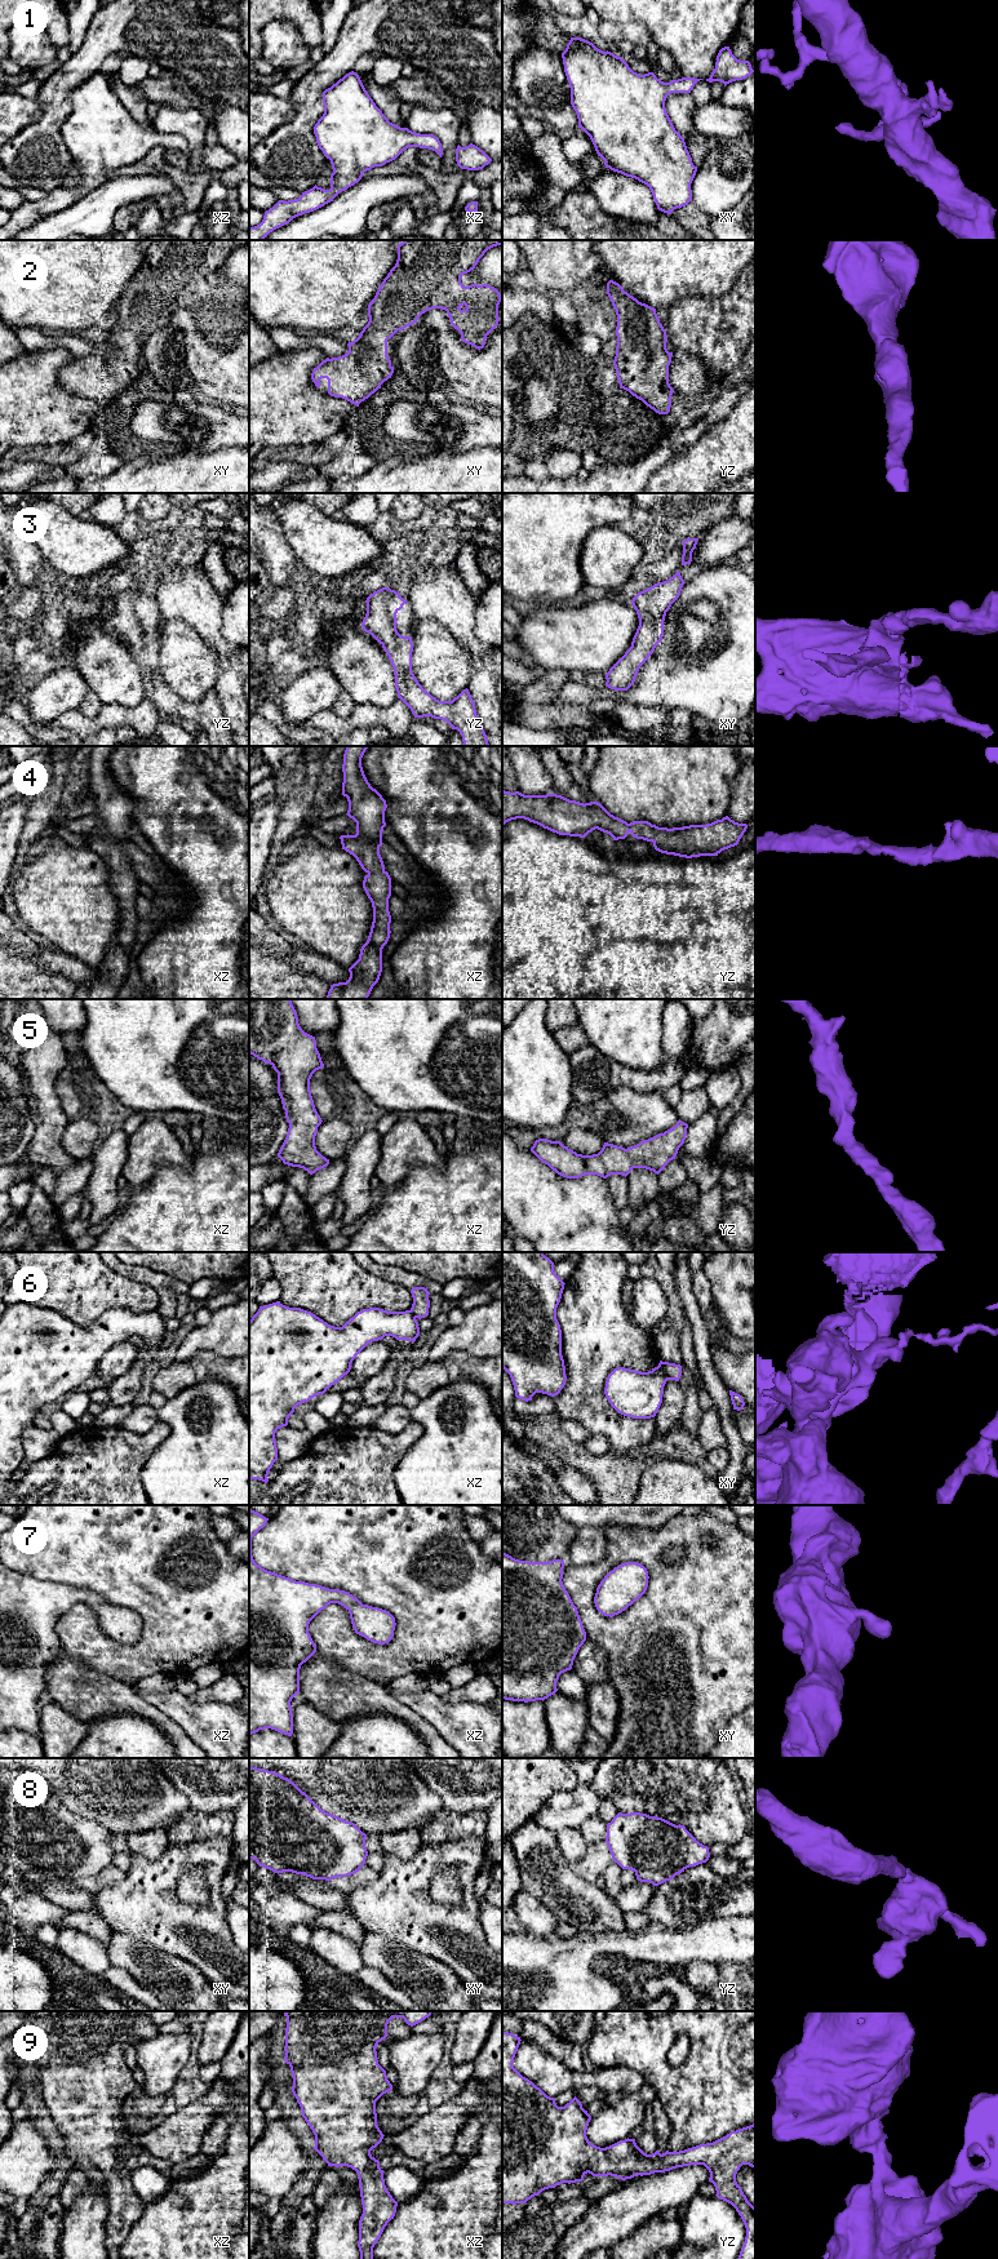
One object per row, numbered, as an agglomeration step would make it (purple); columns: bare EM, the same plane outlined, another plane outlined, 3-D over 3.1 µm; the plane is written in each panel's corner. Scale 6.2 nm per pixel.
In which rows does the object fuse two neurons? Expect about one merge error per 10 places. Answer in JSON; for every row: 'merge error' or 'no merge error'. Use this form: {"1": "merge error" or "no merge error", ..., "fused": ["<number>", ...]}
{"1": "no merge error", "2": "no merge error", "3": "no merge error", "4": "no merge error", "5": "no merge error", "6": "merge error", "7": "no merge error", "8": "no merge error", "9": "no merge error", "fused": ["6"]}

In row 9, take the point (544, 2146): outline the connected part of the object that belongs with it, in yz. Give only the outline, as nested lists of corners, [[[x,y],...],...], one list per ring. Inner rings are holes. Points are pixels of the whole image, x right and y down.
[[[502,2032],[502,2203],[525,2203],[542,2191],[562,2183],[582,2182],[589,2173],[593,2176],[616,2176],[621,2180],[636,2175],[665,2173],[677,2167],[704,2165],[717,2191],[717,2197],[731,2203],[741,2216],[746,2237],[738,2259],[755,2259],[755,2207],[748,2201],[736,2182],[742,2165],[755,2169],[755,2123],[731,2131],[726,2136],[679,2152],[652,2154],[644,2153],[635,2139],[620,2140],[600,2148],[591,2144],[586,2130],[591,2116],[575,2096],[564,2107],[558,2107],[554,2098],[547,2096],[532,2081],[523,2077],[513,2065],[520,2045],[520,2037]]]

